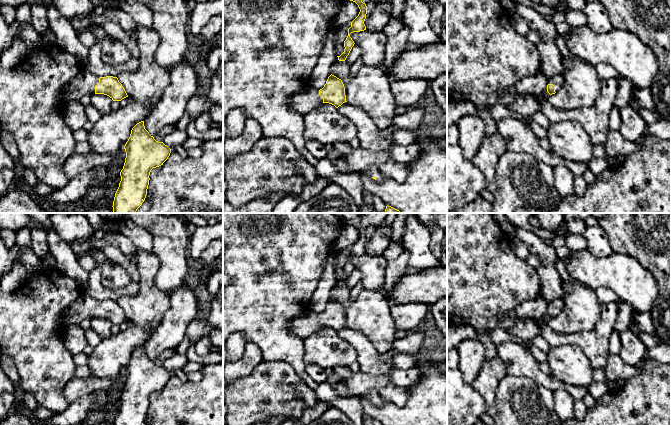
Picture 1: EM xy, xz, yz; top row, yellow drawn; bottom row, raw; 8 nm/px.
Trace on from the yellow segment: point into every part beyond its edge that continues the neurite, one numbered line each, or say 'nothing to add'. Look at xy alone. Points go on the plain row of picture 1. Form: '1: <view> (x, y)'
1: xy (84, 308)

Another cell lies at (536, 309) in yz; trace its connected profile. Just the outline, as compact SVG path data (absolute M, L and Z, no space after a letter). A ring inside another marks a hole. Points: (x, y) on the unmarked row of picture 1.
M540 296L538 299L521 303L515 310L498 315L499 318L537 320L547 315L548 302Z

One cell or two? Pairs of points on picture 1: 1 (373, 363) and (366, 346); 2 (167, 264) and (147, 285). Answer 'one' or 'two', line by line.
1: one
2: two

